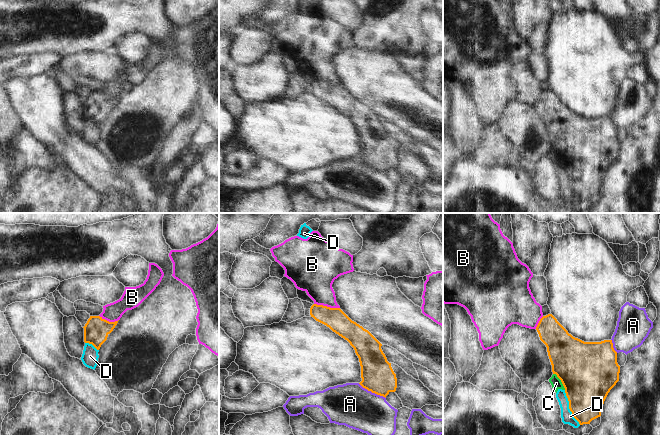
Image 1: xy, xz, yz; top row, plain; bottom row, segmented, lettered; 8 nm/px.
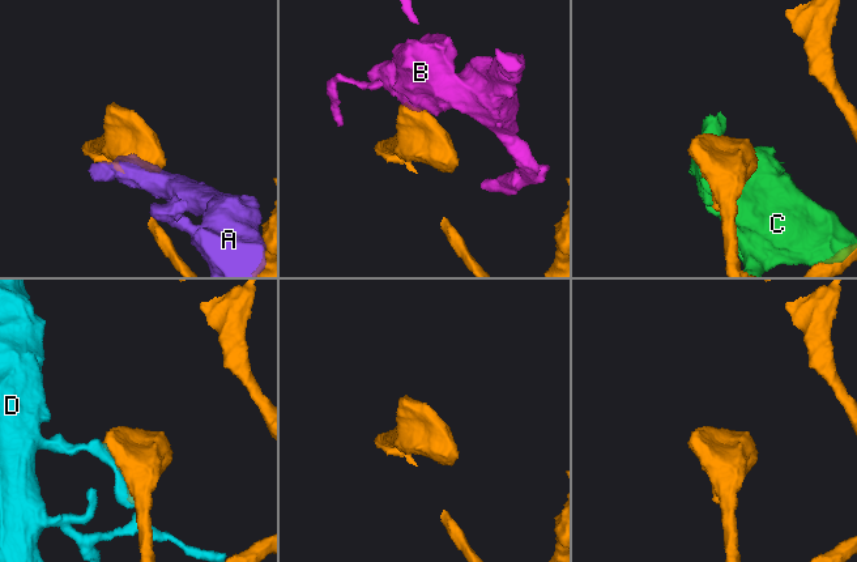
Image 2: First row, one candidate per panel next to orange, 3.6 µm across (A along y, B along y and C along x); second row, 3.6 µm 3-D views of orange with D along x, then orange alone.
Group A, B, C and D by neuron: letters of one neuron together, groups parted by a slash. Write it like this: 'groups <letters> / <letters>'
groups A / B / C / D

